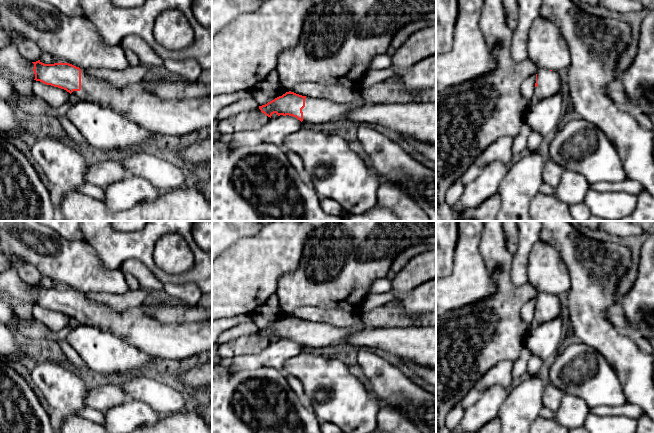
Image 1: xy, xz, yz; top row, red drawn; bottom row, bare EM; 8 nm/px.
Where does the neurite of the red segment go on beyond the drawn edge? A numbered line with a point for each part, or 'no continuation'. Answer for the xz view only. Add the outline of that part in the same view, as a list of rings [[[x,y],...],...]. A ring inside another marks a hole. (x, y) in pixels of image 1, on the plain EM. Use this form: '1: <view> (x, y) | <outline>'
1: xz (317, 334) | [[[306,321],[305,331],[302,333],[303,346],[313,349],[345,344],[346,338],[367,329],[364,324],[351,327],[338,327],[323,322]]]

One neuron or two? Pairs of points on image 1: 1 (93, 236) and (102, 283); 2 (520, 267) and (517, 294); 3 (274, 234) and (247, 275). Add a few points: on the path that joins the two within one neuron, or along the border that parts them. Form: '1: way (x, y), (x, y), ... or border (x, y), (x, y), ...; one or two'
1: border (82, 239), (94, 249), (100, 264), (111, 269); two
2: border (512, 263), (511, 280), (516, 285), (522, 286); two
3: way (274, 244), (274, 247), (256, 265); one

